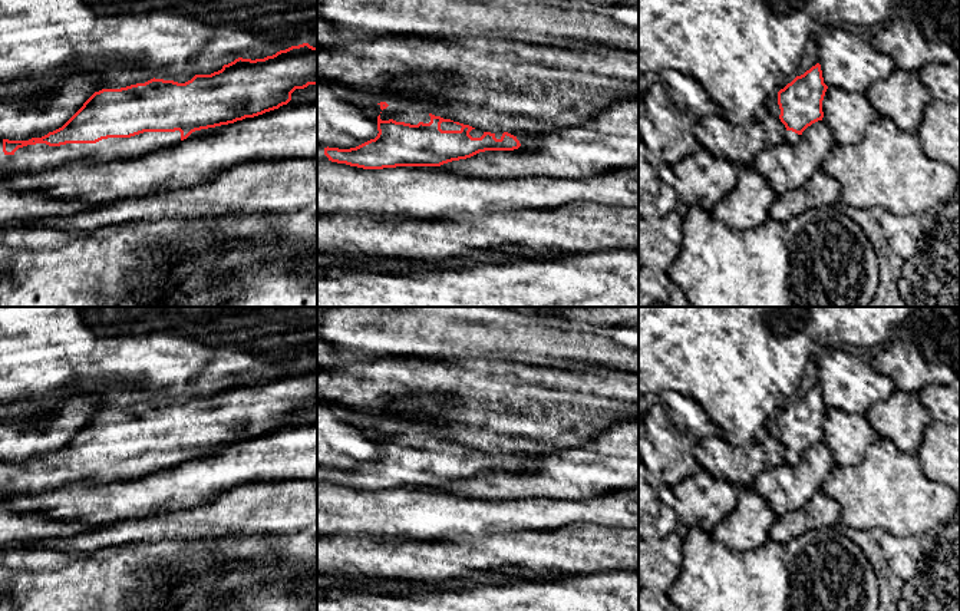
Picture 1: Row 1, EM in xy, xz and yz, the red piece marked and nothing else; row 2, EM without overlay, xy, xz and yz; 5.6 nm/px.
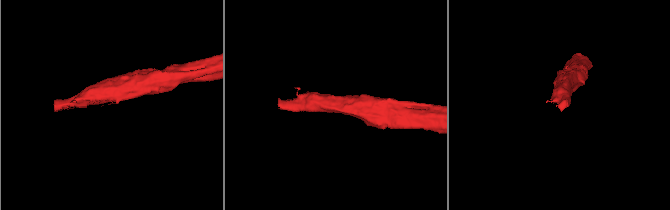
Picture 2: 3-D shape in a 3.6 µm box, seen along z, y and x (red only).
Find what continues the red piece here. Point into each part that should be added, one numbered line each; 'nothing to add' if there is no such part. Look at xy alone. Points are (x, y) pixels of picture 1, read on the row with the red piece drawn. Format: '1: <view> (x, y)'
1: xy (32, 159)

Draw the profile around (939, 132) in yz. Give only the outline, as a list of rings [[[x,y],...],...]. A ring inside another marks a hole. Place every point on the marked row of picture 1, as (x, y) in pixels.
[[[931,99],[917,131],[927,158],[944,162],[960,174],[960,100]]]

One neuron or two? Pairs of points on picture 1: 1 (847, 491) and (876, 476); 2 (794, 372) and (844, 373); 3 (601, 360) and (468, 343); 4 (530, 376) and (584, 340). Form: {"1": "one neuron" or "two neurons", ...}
{"1": "one neuron", "2": "two neurons", "3": "one neuron", "4": "two neurons"}

